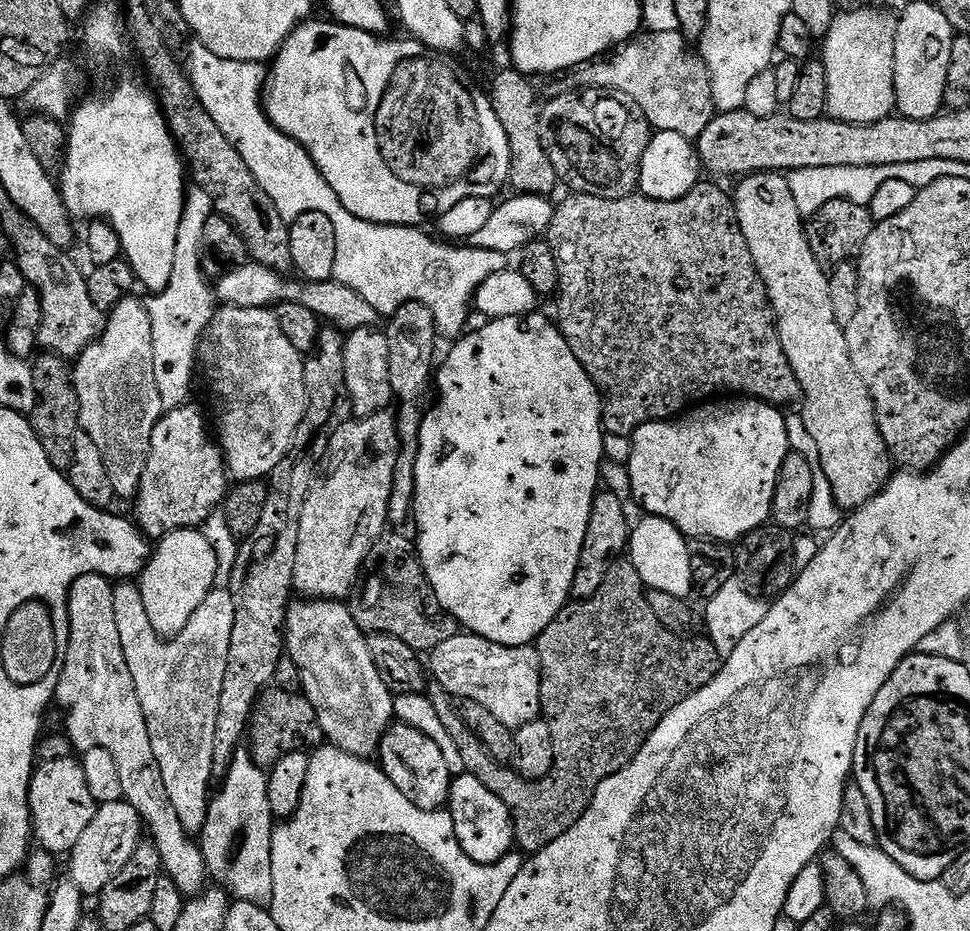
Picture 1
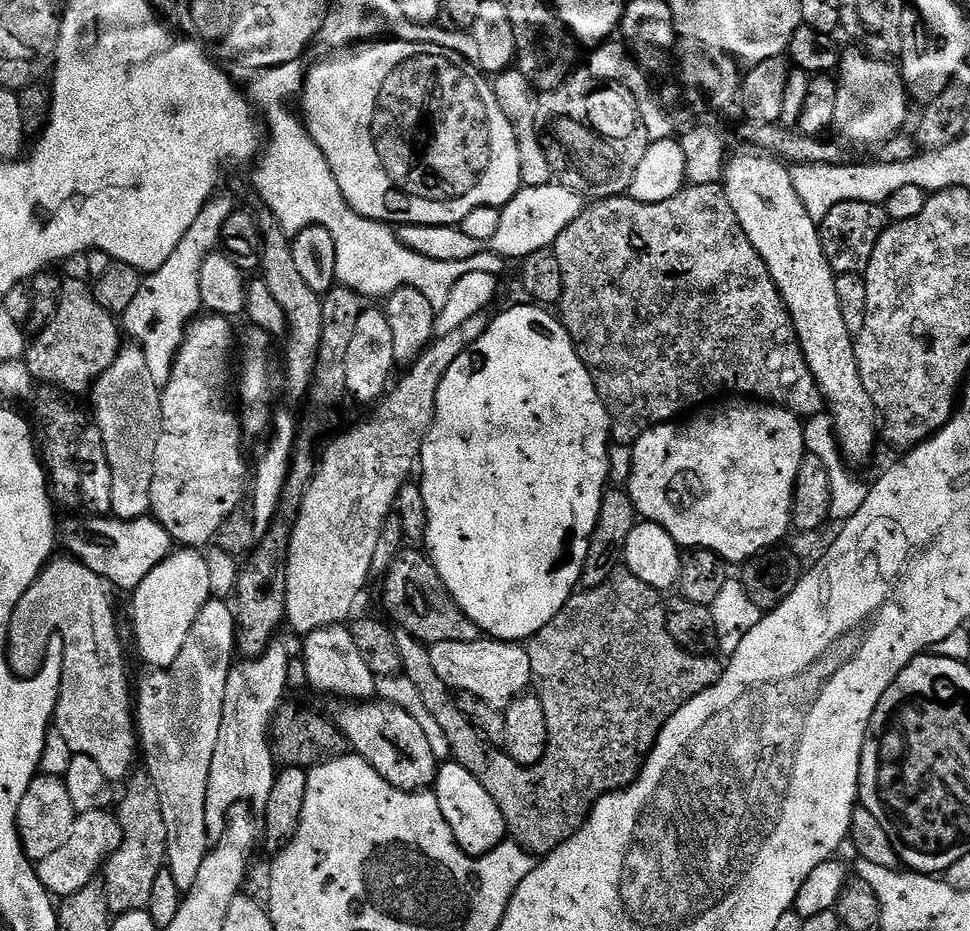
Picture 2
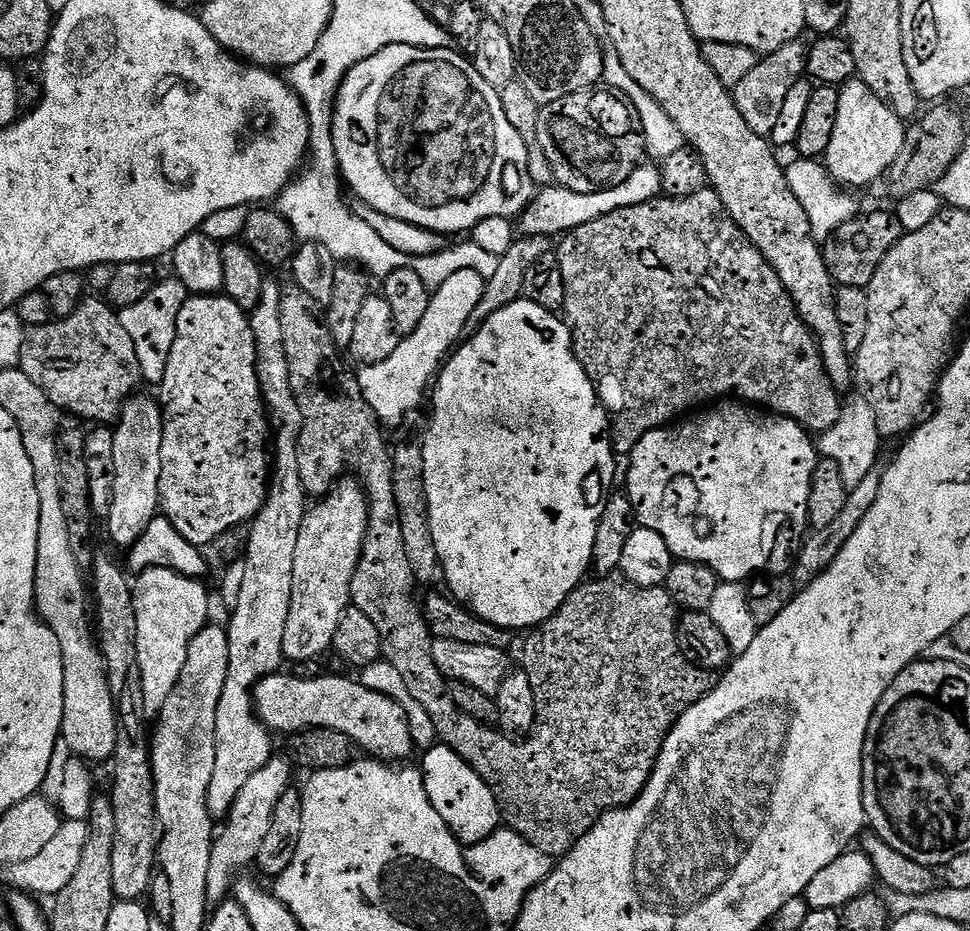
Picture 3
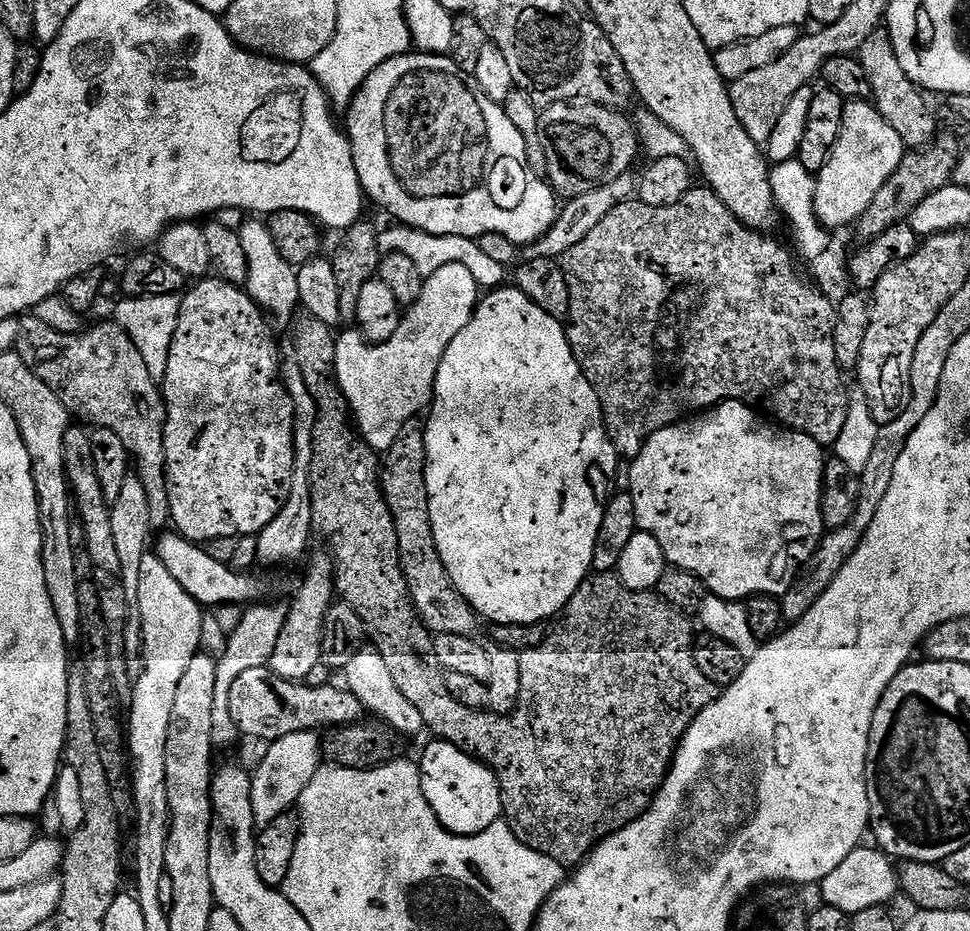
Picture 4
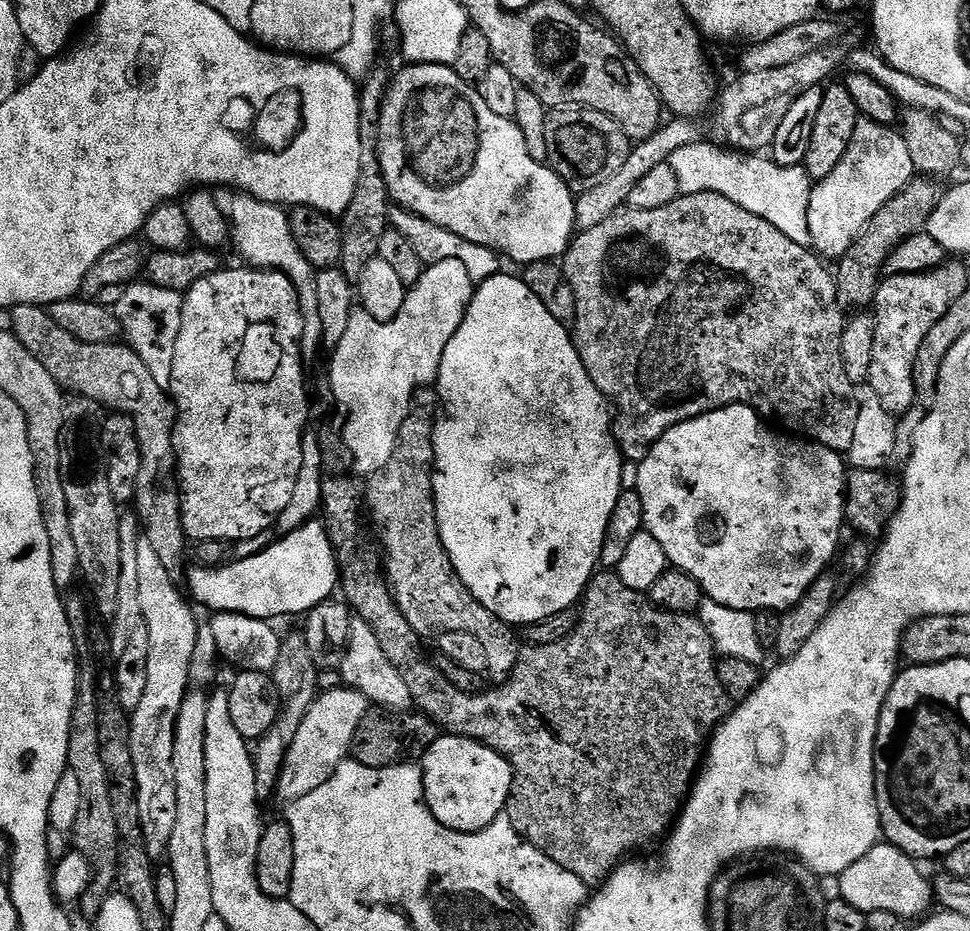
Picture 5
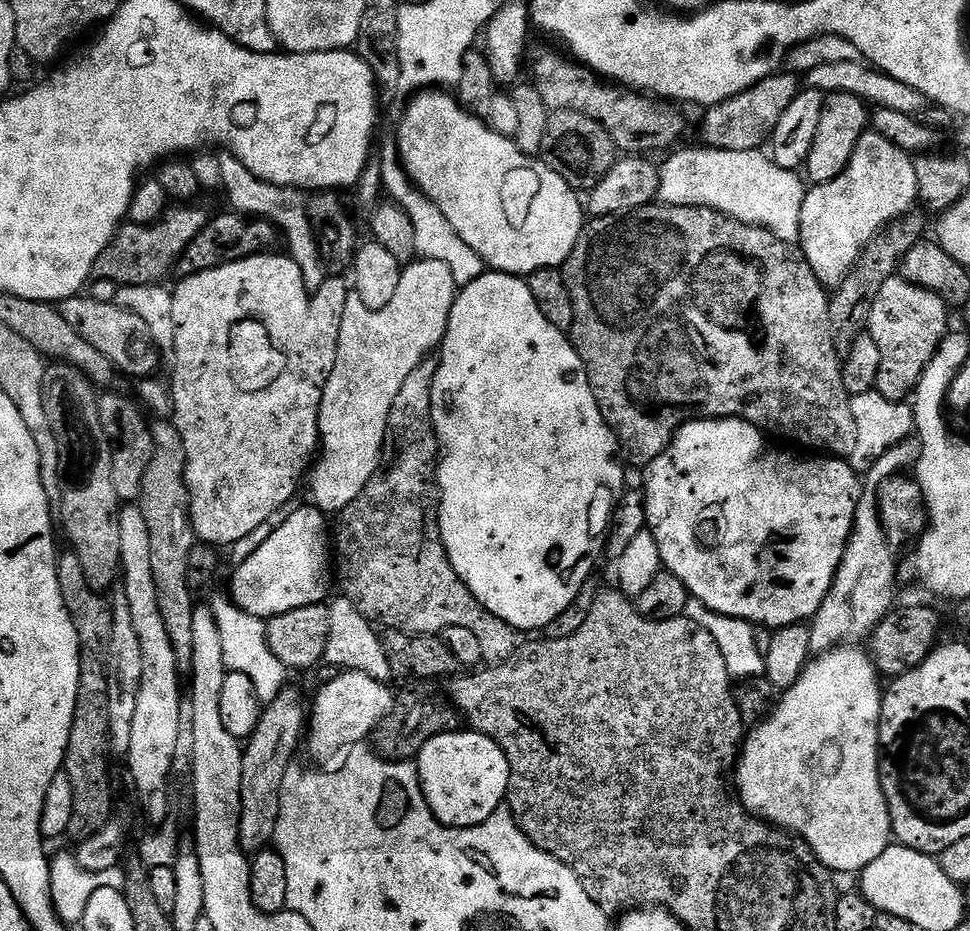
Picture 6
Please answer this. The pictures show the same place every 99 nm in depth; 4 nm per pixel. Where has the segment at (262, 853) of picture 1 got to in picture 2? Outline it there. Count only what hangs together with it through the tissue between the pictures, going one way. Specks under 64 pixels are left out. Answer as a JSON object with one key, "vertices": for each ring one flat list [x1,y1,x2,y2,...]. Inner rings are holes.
{"vertices":[[280,638,273,639,260,656,241,659,233,663,226,682,226,702,222,706,222,726,218,729,218,742,214,745,214,762,210,762,210,782,206,786,206,830,209,841,222,838,222,830,228,825,228,815,235,804,249,803,257,813,263,814,270,790,276,781,278,765,272,757,272,717,279,705,285,703,289,691,286,668,290,651]]}

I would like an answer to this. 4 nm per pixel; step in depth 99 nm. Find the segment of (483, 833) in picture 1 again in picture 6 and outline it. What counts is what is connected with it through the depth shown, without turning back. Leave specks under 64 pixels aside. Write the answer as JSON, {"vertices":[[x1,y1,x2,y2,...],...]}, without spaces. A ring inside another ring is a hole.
{"vertices":[[443,732,422,746,418,757,420,788,436,819,448,828,473,828,490,818,504,803,512,771,506,754,480,732]]}

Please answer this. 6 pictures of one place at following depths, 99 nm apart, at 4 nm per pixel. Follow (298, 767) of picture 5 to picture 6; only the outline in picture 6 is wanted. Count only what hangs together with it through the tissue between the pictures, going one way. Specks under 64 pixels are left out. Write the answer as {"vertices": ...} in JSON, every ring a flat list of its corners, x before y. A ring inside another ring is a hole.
{"vertices":[[347,670,341,671,334,682,319,685,320,693,312,704,312,721,308,724,308,752,316,763,313,765,331,765,328,764,331,760,339,761,345,753,371,737,372,731,392,709,394,692,388,687,385,681,370,678,370,674]]}

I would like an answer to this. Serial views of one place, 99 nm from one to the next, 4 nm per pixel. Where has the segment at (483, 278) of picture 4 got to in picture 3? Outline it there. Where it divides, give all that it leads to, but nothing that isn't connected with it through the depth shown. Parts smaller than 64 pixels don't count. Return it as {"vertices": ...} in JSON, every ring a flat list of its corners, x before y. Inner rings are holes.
{"vertices":[[320,152,316,157,311,157,310,163,293,179,292,183,280,191,278,197,278,211,282,218,294,230,297,241,321,243,330,250,337,262,347,262,349,265,357,265,364,272,373,277,383,278,399,268,409,268,422,278,422,282,428,284,429,289,436,289,450,274,456,274,458,270,474,270,485,278,494,274,498,257,494,254,486,254,482,246,465,242,445,247,443,252,435,252,429,256,407,256,394,246,386,246,382,242,378,230,374,230,352,209,344,205,340,197,342,180,338,175,338,165,335,155],[309,167,309,168,308,168],[308,168,308,169,307,169],[376,275,376,276,375,276]]}

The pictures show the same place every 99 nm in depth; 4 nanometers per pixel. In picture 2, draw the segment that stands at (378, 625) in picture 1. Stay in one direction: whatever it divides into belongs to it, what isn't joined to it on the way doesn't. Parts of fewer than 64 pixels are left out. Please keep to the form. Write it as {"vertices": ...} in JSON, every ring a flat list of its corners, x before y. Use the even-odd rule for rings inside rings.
{"vertices":[[401,551,383,573,384,608,389,616,387,619,397,629,409,632,425,646,438,642,474,642,481,639,479,626,461,610,458,602,454,602,431,559,423,551,412,551,416,552]]}

